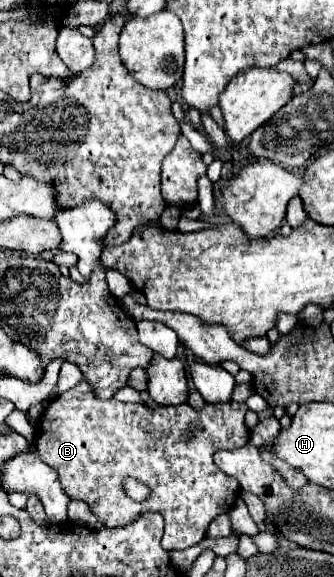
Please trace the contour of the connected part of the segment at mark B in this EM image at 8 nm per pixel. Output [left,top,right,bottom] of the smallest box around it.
[34,378,250,552]

